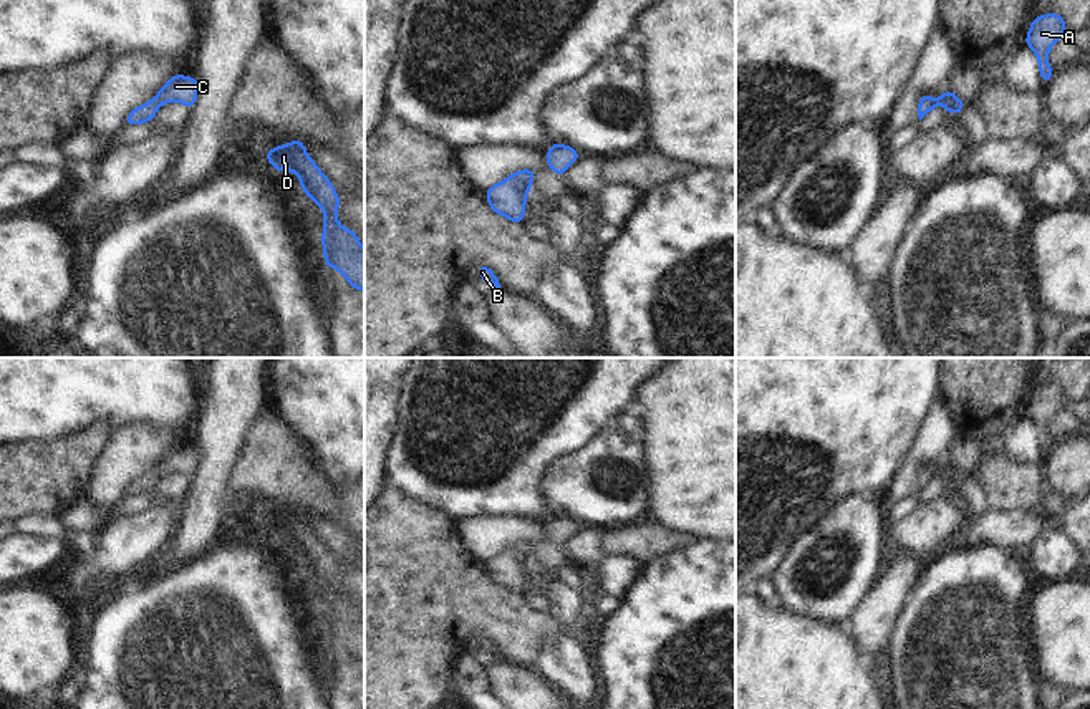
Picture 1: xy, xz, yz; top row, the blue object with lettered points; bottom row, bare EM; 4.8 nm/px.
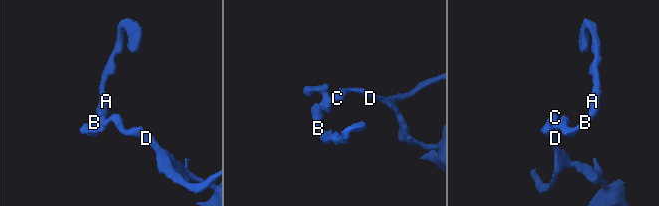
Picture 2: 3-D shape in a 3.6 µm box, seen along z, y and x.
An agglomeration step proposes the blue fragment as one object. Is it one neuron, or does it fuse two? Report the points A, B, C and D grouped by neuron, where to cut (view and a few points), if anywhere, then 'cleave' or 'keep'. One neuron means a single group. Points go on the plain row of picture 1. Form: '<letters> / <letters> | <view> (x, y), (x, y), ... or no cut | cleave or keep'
A B C D | no cut | keep

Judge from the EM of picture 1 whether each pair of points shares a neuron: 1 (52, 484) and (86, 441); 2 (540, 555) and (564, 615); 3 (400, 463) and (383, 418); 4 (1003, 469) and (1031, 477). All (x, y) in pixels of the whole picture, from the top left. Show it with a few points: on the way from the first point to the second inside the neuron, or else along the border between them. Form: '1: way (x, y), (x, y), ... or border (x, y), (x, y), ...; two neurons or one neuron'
1: way (55, 474), (78, 451); one neuron
2: border (547, 577), (555, 578); two neurons
3: border (396, 403), (396, 429), (386, 451), (383, 479); two neurons
4: way (1009, 476), (1024, 477); one neuron

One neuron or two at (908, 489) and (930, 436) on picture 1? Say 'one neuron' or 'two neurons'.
one neuron

